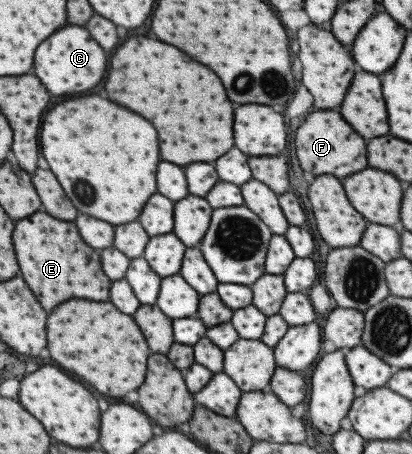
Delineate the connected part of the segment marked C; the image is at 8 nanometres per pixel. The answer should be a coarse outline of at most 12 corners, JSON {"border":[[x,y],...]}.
{"border":[[63,27],[33,55],[51,95],[95,87],[107,57],[83,27]]}

